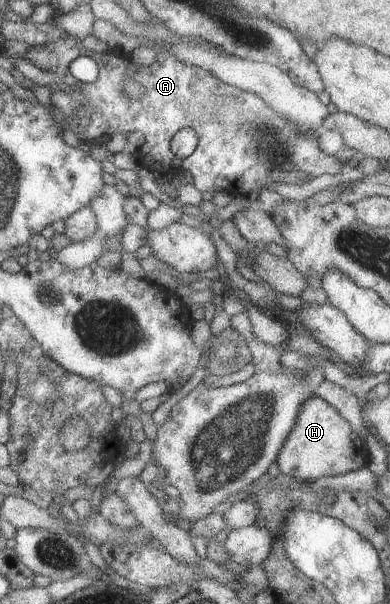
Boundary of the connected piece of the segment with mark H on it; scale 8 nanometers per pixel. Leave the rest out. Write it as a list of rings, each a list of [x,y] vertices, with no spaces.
[[[311,395],[299,406],[294,424],[280,445],[276,464],[281,474],[308,482],[358,470],[368,464],[368,459],[368,451],[357,430],[329,403]]]

